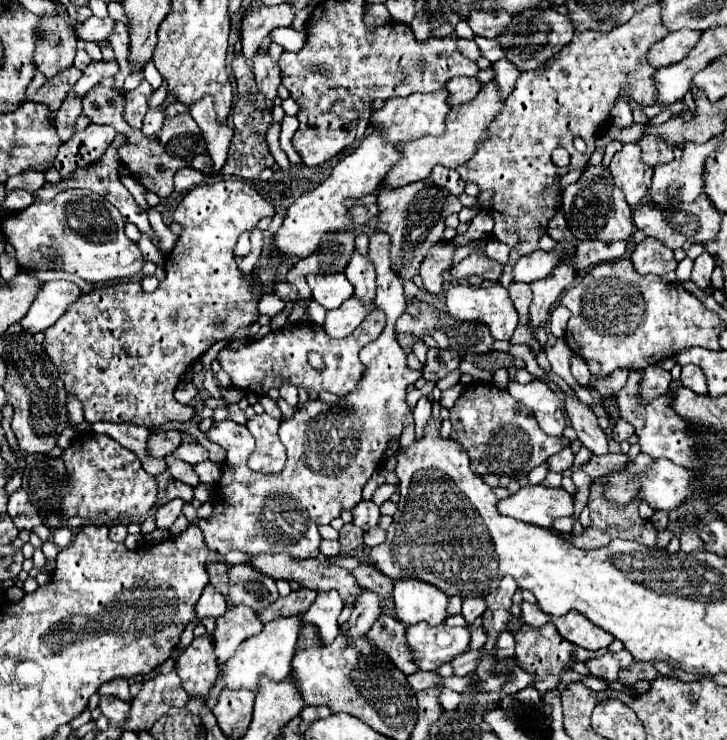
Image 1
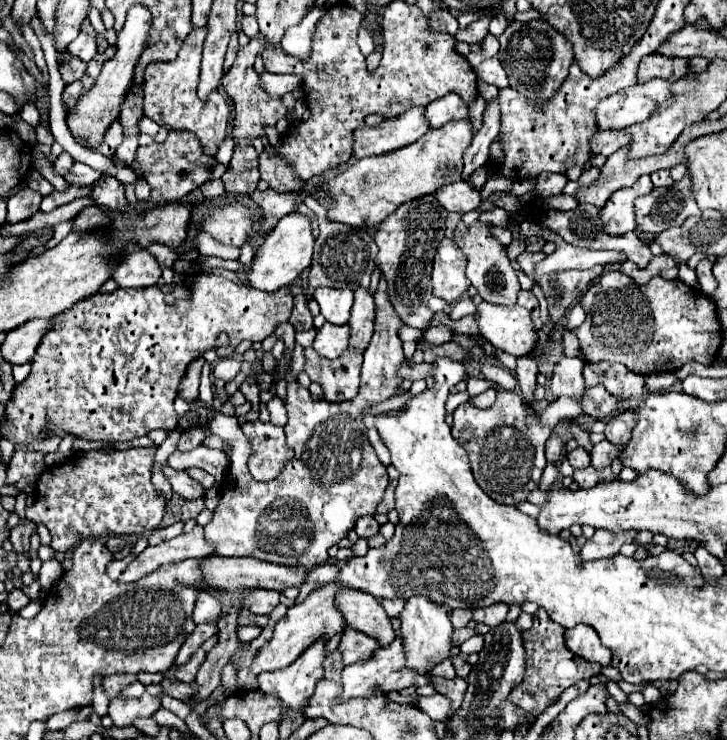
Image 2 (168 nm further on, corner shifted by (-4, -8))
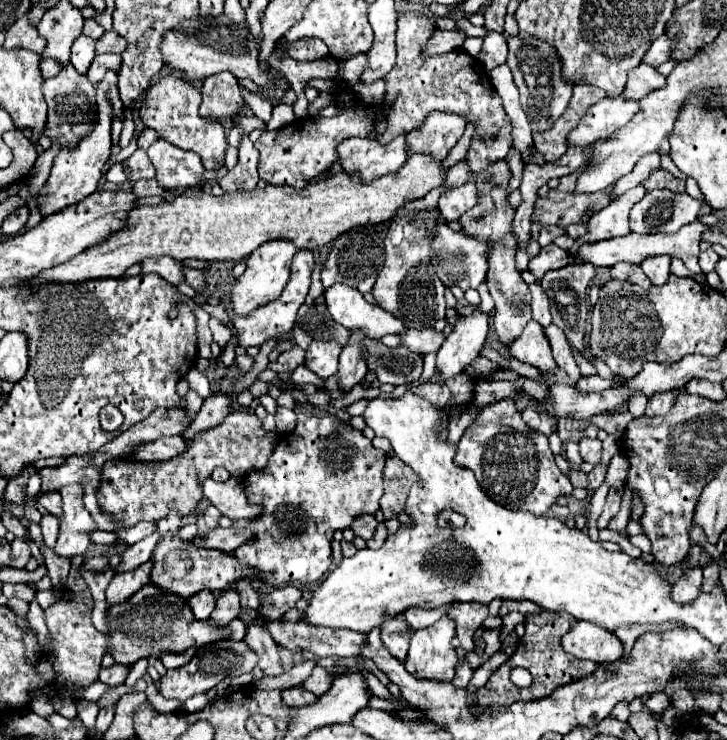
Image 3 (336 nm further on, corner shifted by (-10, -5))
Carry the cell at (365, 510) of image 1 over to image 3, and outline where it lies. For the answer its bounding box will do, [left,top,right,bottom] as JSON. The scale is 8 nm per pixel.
[351,514,377,540]

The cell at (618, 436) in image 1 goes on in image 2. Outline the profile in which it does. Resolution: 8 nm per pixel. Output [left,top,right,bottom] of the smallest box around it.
[591,441,621,471]

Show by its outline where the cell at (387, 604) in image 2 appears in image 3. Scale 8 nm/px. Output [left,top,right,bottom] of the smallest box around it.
[401,604,451,630]

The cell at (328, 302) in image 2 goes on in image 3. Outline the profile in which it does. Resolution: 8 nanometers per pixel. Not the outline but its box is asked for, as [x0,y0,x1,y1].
[325,286,407,340]

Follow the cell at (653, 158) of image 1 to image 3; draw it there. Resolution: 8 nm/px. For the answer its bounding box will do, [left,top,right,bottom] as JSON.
[643,170,685,192]

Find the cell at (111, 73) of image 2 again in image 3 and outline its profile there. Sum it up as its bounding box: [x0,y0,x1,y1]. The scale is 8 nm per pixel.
[39,70,119,216]

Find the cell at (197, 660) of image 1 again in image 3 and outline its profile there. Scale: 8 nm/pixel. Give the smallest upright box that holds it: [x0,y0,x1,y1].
[161,648,197,670]

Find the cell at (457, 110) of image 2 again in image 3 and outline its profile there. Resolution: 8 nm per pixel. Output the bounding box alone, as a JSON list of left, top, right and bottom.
[407,112,467,160]

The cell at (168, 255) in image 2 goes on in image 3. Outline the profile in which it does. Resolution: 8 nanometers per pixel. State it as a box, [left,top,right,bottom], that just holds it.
[183,268,205,292]

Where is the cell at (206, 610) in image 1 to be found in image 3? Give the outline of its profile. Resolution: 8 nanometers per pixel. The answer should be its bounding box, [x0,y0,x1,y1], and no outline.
[189,590,215,620]

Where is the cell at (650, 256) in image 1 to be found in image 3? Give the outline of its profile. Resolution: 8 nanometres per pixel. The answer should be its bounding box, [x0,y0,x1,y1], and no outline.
[611,264,651,288]

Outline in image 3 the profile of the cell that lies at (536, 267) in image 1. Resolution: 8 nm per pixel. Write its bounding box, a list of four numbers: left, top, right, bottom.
[577,222,705,274]

